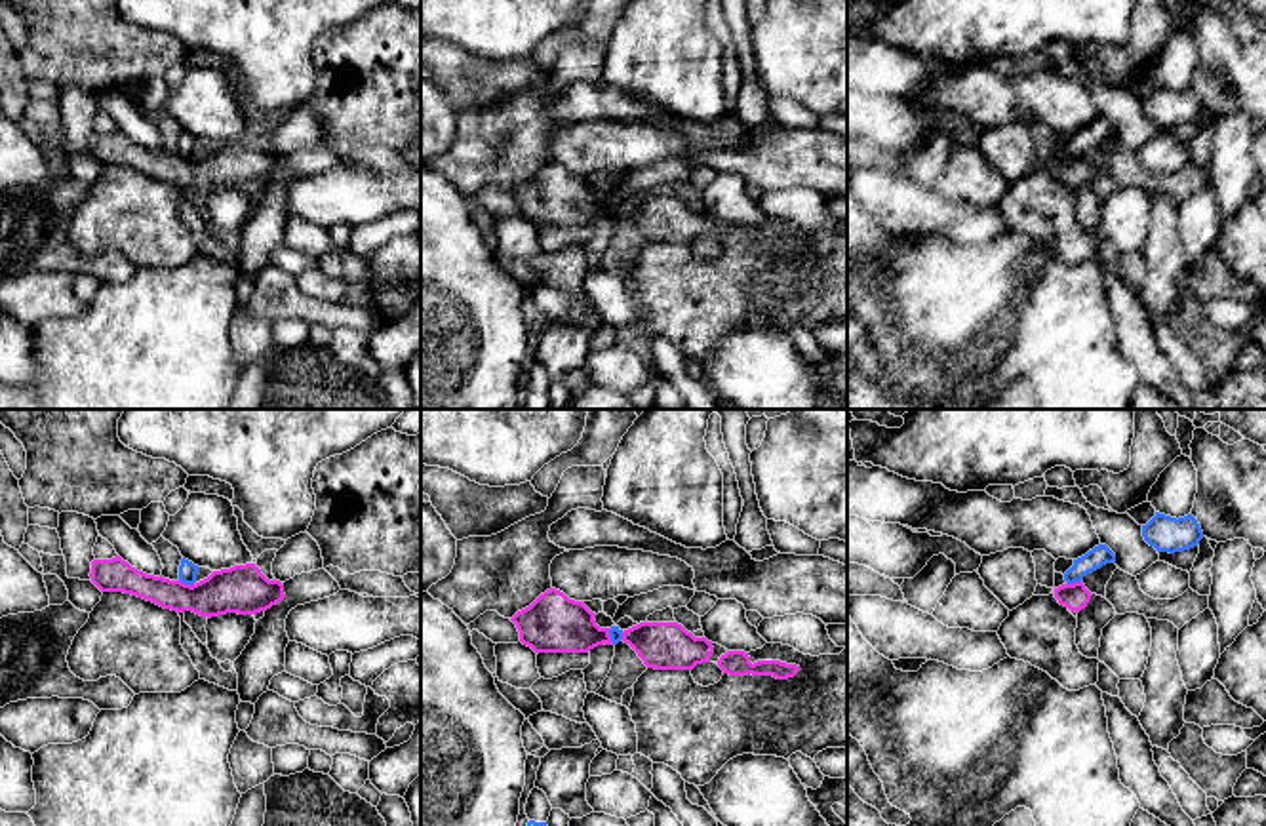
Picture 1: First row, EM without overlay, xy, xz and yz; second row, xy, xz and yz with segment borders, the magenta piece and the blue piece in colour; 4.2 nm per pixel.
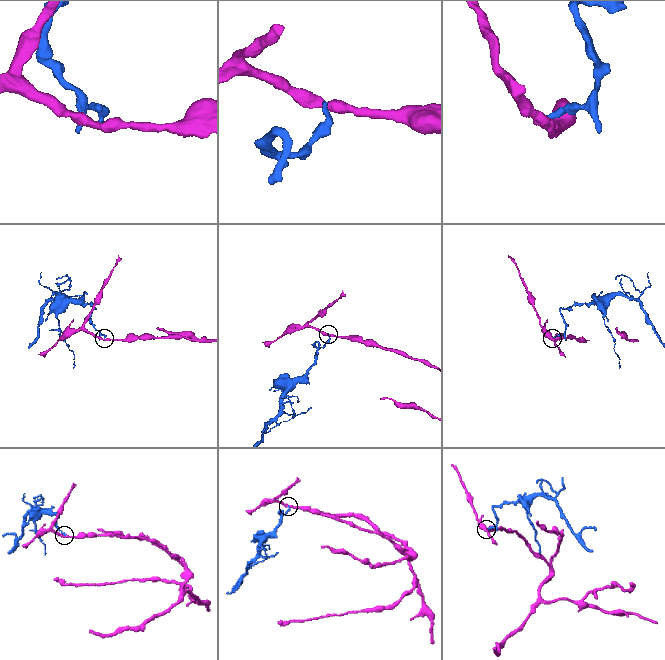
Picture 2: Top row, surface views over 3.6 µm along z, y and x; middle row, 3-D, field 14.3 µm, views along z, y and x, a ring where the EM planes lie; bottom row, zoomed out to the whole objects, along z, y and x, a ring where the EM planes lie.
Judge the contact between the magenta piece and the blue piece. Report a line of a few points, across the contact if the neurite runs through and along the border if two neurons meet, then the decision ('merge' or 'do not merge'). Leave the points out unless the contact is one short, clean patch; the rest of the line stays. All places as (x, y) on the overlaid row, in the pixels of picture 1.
xy (179, 579), (193, 585) | do not merge

